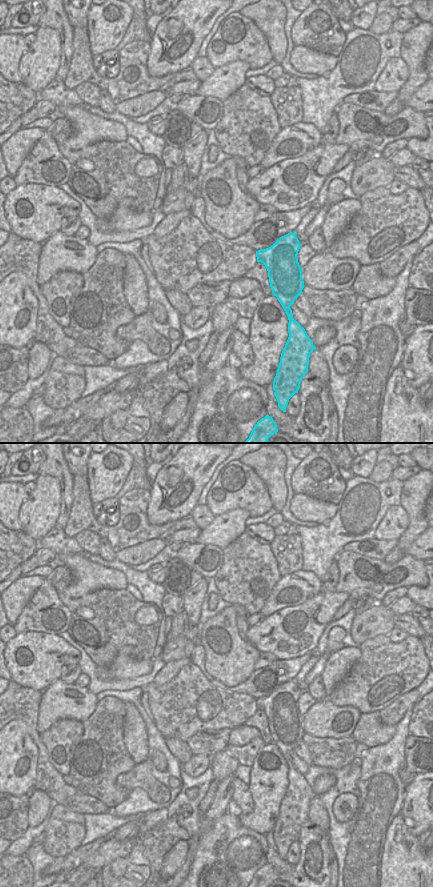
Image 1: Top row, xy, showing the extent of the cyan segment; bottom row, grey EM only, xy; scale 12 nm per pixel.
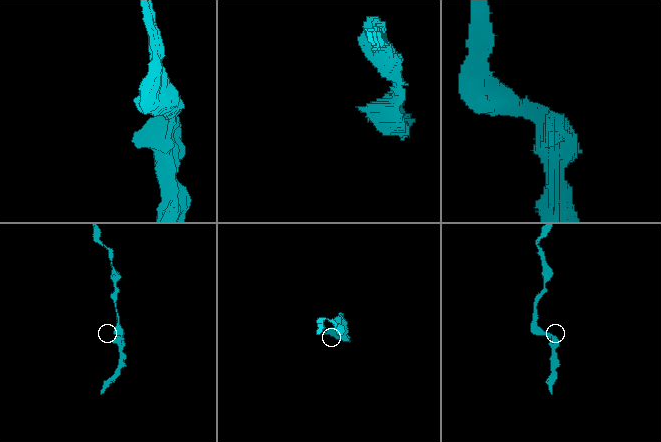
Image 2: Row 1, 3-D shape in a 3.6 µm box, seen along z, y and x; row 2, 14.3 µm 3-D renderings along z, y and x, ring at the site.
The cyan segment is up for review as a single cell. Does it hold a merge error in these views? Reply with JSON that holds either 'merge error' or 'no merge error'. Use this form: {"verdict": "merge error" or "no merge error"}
{"verdict": "merge error"}

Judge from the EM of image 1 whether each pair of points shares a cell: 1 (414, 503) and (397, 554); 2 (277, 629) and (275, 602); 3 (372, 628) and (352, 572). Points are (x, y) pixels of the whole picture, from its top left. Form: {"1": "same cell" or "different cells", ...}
{"1": "same cell", "2": "different cells", "3": "different cells"}

